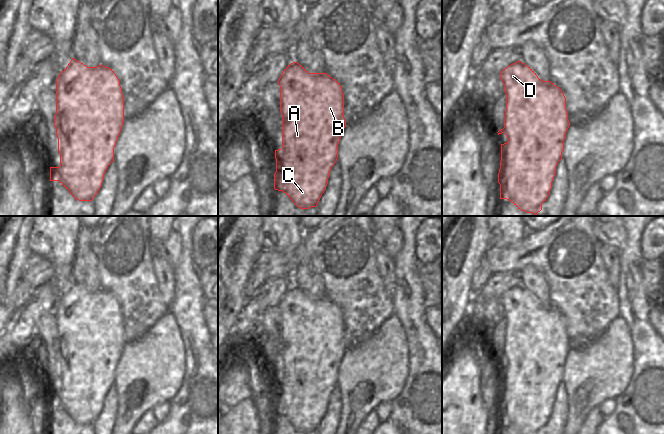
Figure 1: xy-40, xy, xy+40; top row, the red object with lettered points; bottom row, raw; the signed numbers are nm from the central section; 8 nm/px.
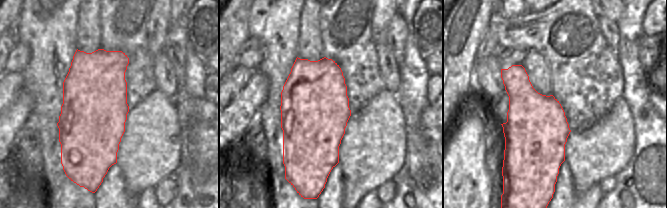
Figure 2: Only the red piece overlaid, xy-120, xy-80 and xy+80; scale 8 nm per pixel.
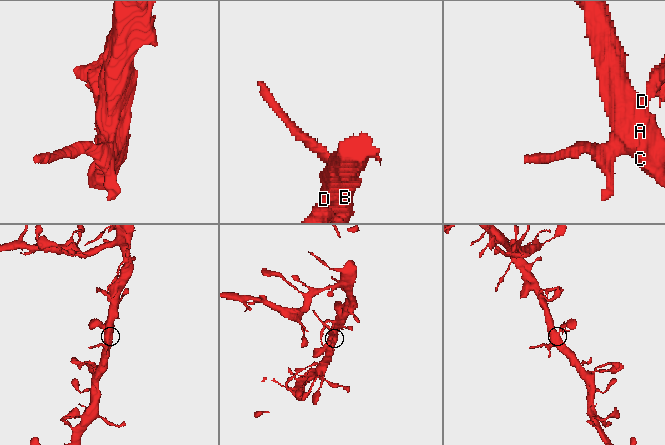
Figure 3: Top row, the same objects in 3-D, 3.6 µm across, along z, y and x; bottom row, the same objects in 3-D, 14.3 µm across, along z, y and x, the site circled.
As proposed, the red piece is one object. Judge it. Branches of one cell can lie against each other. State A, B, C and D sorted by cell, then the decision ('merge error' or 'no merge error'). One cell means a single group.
A B C D; no merge error

